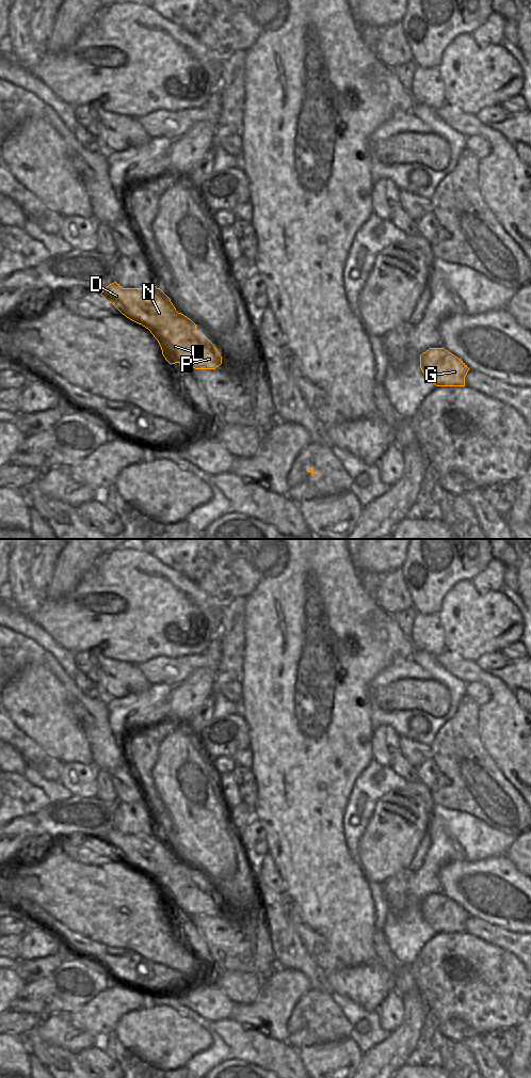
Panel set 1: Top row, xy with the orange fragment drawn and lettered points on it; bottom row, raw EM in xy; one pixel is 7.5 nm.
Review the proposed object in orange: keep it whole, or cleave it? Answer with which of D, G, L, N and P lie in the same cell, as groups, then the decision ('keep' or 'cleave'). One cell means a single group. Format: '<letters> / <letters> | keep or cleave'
D N / G L P | cleave

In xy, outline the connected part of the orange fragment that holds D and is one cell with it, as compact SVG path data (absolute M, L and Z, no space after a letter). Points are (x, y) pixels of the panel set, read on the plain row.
M114 828L100 841L127 865L148 876L154 873L165 873L177 859L171 845L156 833L123 835Z

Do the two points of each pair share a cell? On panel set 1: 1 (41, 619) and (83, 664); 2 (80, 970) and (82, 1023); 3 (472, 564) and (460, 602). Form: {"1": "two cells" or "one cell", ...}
{"1": "two cells", "2": "two cells", "3": "two cells"}

